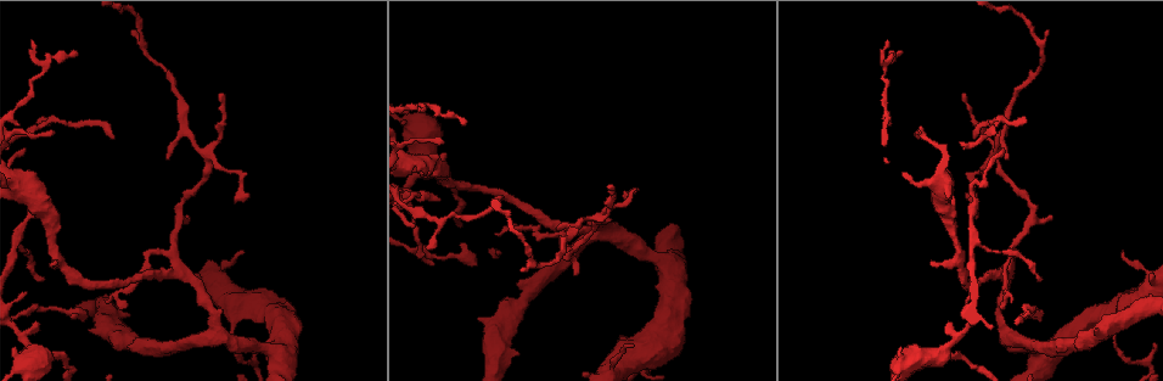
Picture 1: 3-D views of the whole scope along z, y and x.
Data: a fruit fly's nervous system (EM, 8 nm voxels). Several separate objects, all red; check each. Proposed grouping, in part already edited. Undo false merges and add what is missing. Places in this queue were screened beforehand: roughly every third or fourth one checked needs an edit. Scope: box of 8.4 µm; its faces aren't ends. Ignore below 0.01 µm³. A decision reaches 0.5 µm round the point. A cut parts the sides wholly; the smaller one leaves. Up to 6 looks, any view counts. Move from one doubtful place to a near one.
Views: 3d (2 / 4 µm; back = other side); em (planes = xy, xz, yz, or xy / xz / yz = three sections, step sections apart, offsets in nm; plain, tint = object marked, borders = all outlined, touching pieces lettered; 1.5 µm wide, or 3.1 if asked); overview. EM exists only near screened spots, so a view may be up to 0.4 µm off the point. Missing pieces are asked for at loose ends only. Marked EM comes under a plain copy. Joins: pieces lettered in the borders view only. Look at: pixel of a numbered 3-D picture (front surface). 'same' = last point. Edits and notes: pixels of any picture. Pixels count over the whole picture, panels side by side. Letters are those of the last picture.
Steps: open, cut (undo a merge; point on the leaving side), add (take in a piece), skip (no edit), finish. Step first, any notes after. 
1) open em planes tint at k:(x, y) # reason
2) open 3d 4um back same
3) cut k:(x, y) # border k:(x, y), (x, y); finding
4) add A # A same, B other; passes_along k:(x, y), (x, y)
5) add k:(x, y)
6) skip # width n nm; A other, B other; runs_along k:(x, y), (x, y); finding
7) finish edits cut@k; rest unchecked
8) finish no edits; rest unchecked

open em planes tint at 1:(77, 52) # an open end

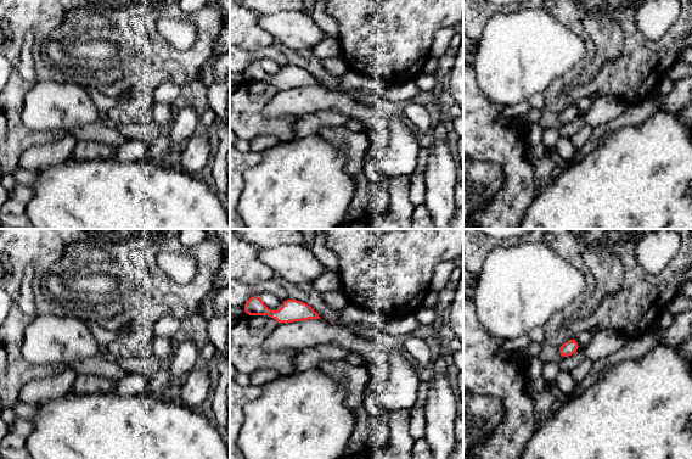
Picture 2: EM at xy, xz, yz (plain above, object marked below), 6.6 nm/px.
open em planes borders same

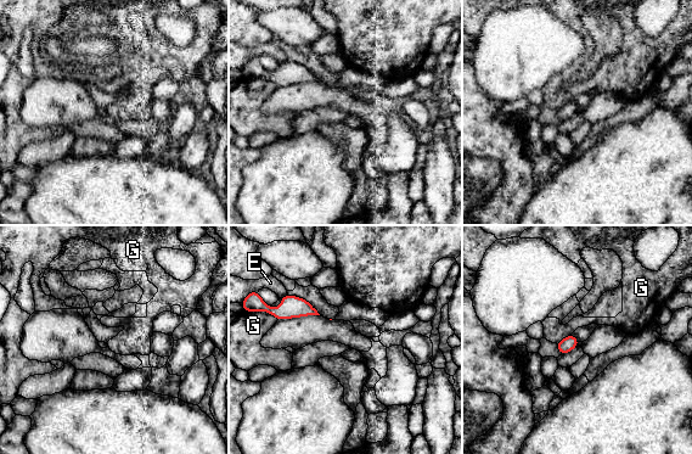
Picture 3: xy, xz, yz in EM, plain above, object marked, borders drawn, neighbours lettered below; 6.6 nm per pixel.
skip # E other, G other; border 3:(570, 334), (556, 343); no lettered piece goes on from it

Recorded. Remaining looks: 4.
open em planes borders at 1:(532, 232) # free end

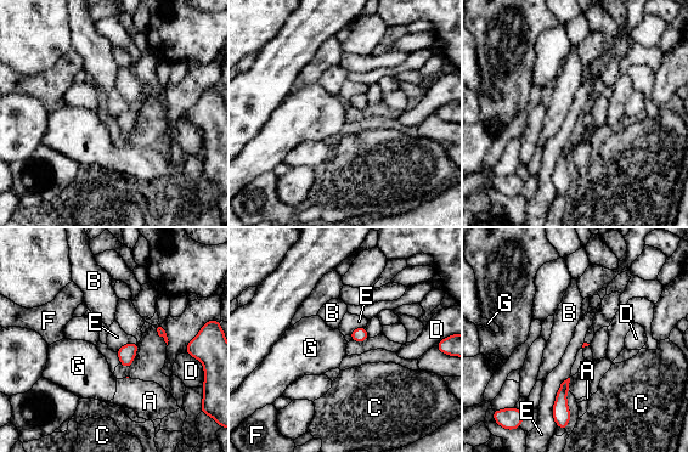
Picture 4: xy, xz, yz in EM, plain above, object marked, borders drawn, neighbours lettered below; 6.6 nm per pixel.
skip # A other, B other, C other, D other, E other, F other, G other; border 4:(564, 379), (552, 408), (556, 425); no lettered piece goes on from it

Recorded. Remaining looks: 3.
open em planes borders at 1:(428, 245) # branch stops here

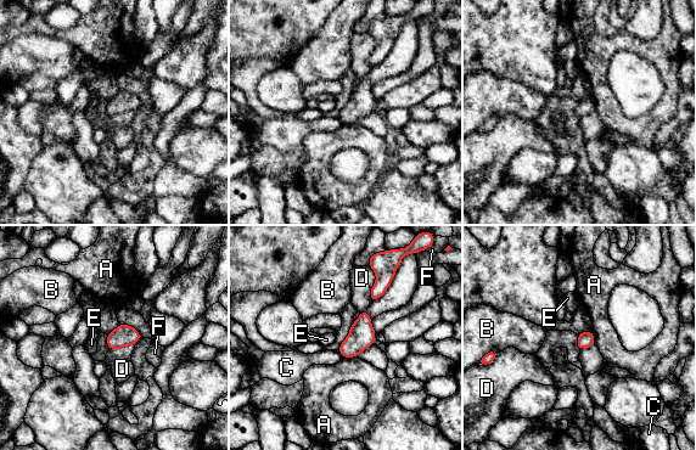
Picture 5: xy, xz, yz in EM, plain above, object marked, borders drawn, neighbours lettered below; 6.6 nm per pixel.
skip # width 110 nm; A other, B other, C other, D other, E other, F other; border 5:(369, 265), (376, 275), (371, 302); no lettered piece goes on from it

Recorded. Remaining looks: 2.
finish no edits; rest unchecked

